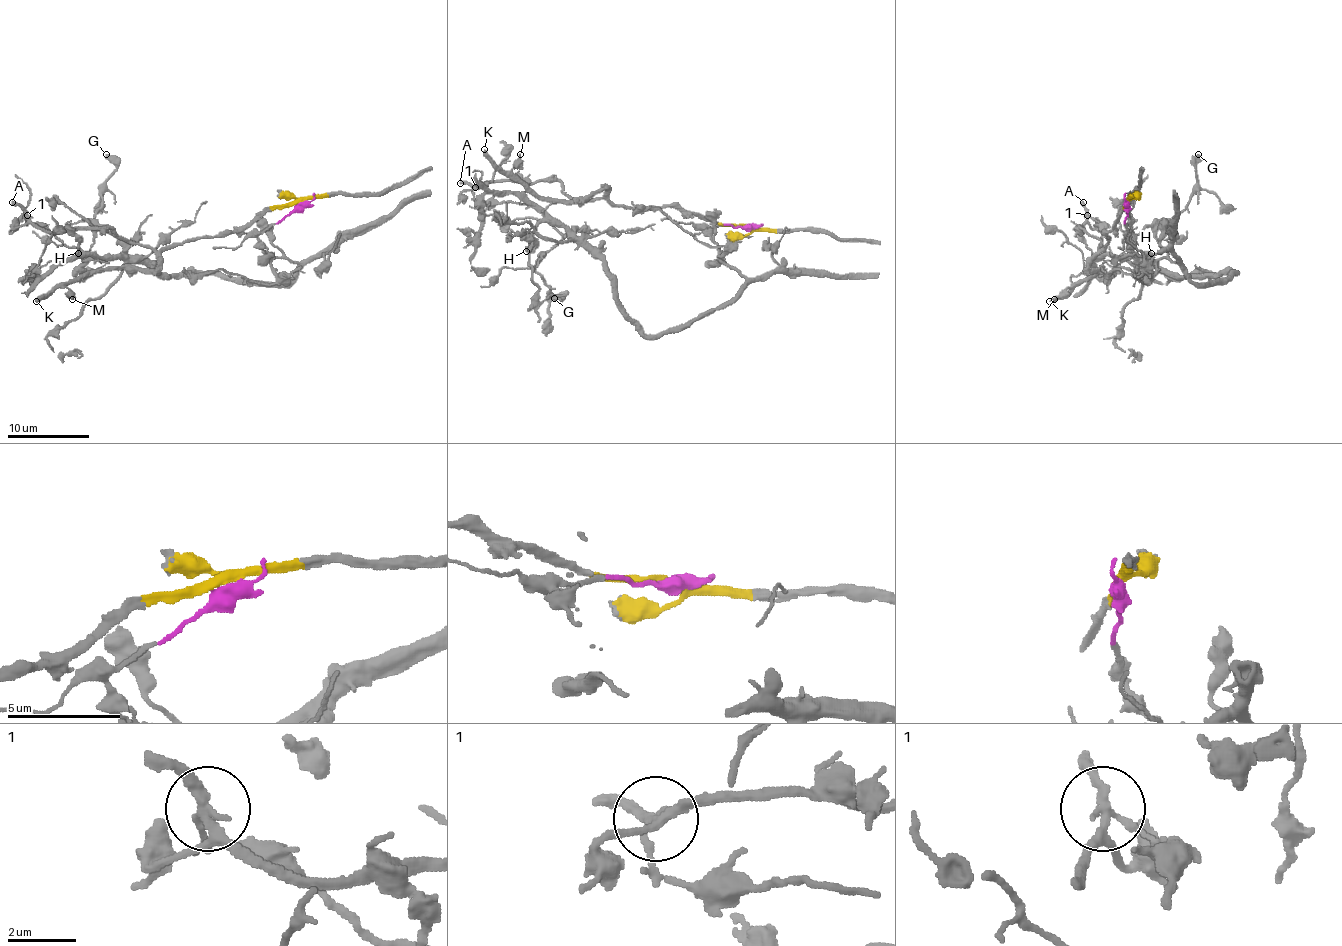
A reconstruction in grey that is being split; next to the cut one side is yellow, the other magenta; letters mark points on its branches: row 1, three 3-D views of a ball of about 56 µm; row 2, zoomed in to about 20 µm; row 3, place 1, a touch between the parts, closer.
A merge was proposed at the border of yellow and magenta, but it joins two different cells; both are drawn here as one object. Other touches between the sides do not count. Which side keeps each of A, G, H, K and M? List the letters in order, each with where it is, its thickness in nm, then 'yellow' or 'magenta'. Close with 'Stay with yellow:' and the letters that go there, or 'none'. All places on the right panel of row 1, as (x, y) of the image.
A: place (1083, 202); calibre 340 nm; yellow
G: place (1198, 154); calibre 500 nm; magenta
H: place (1151, 253); calibre 600 nm; magenta
K: place (1049, 301); calibre 380 nm; yellow
M: place (1054, 299); calibre 260 nm; yellow
Stay with yellow: A, K, M

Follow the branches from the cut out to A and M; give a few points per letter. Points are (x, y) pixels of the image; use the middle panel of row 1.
A: (747, 227), (673, 207), (576, 201), (557, 180), (492, 180), (478, 187), (459, 182)
M: (747, 227), (673, 207), (616, 207), (602, 189), (572, 201), (537, 197), (512, 172), (521, 154)

